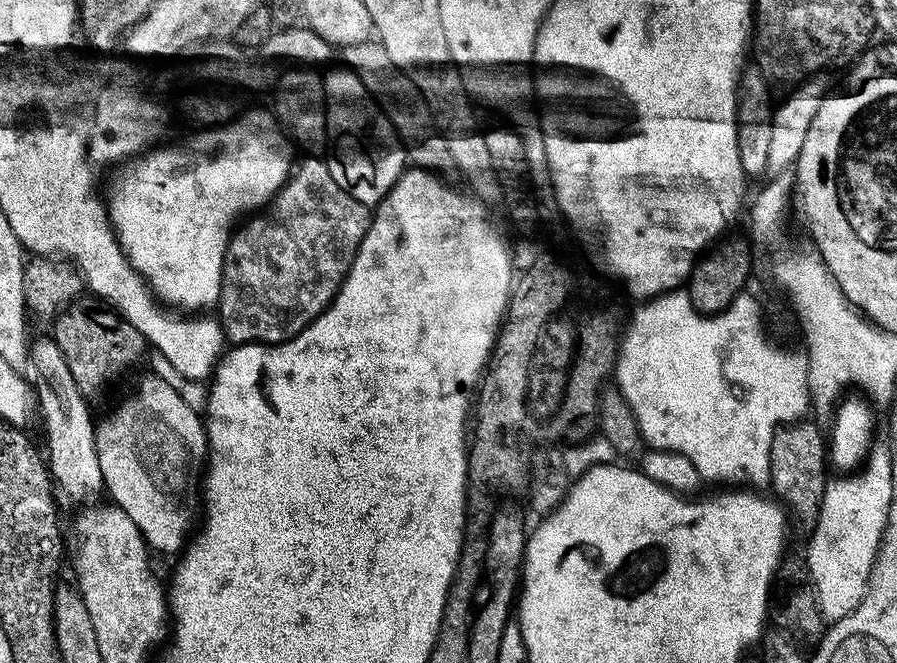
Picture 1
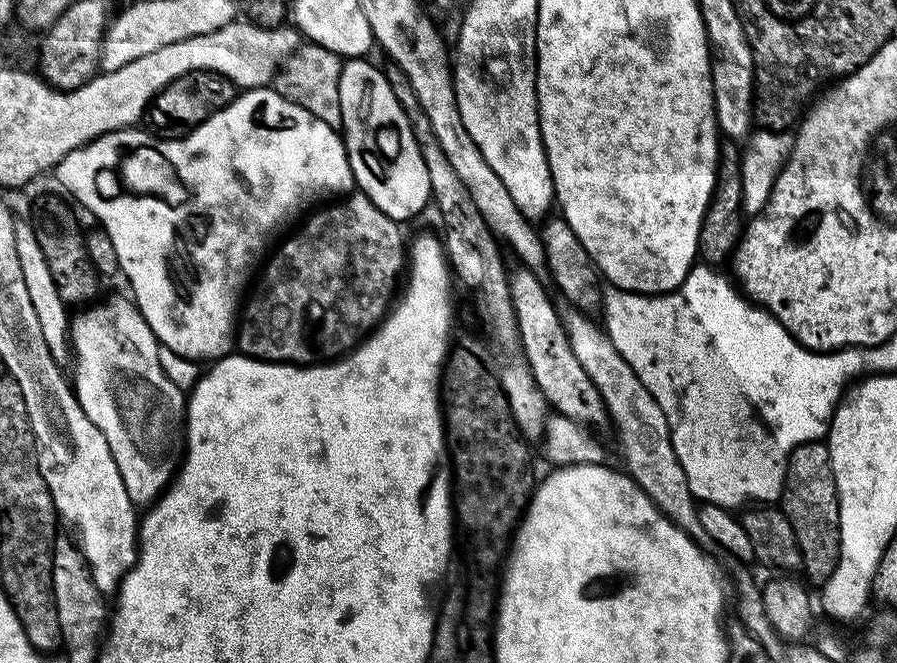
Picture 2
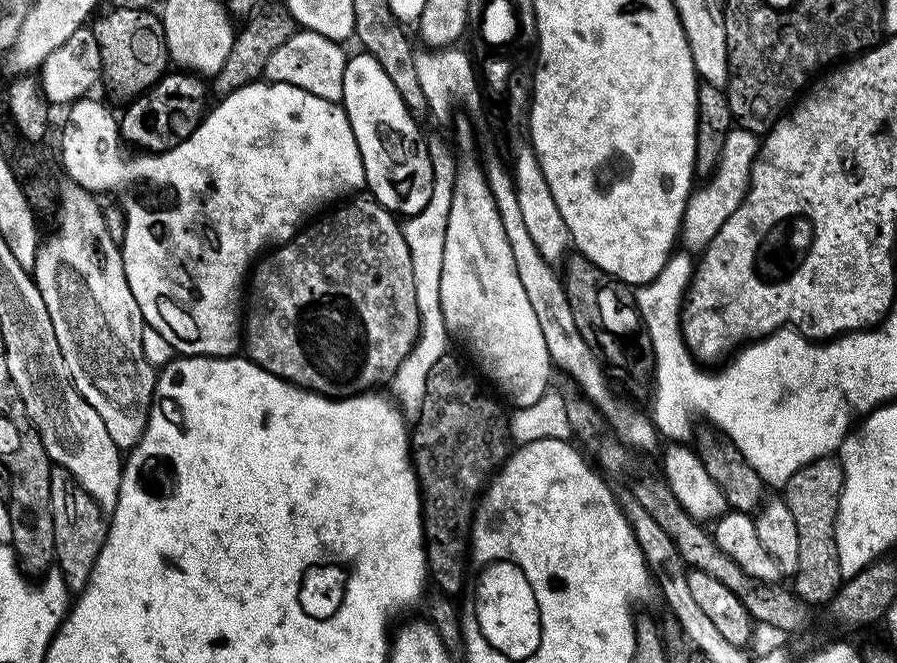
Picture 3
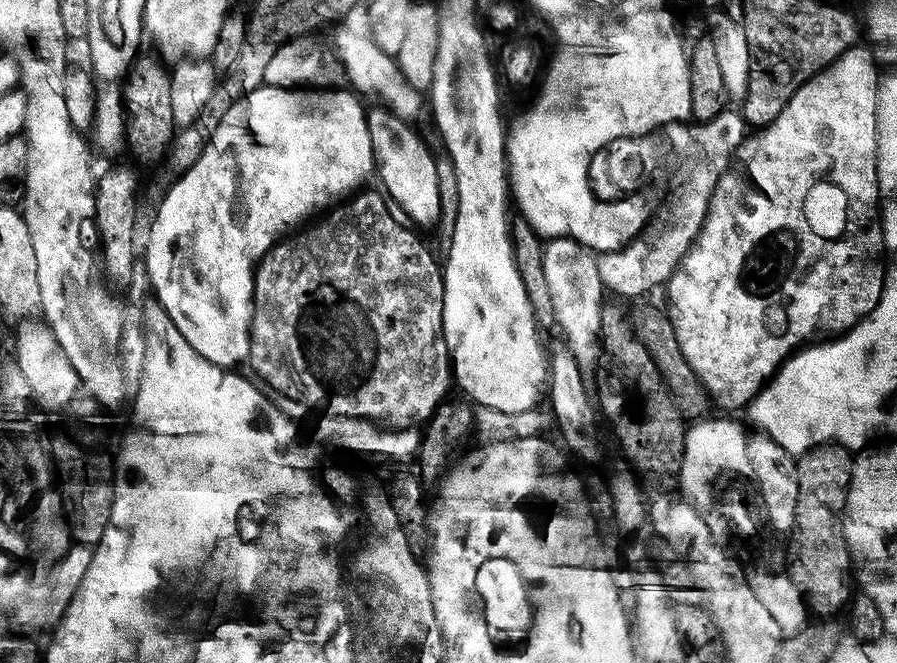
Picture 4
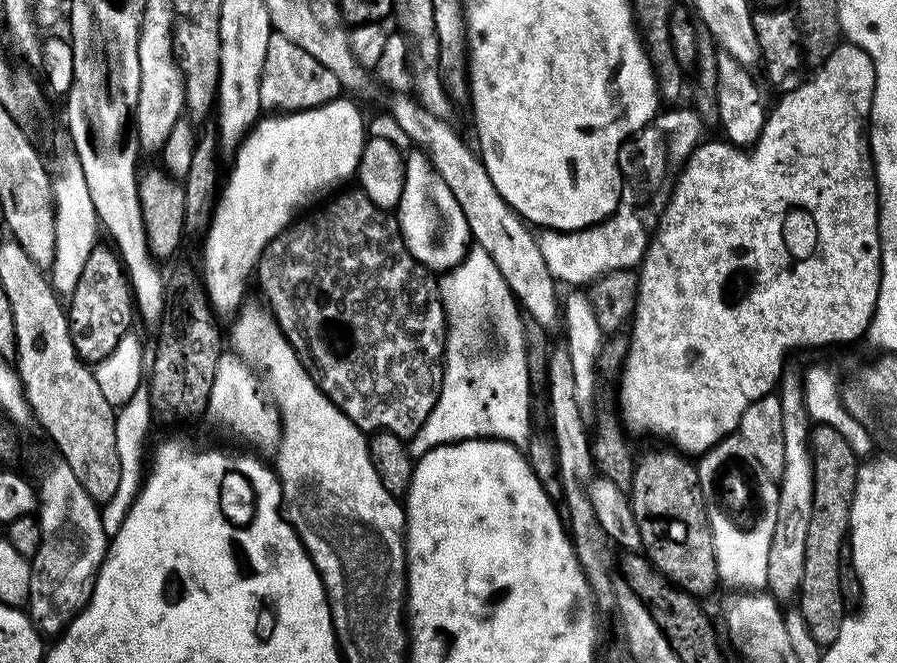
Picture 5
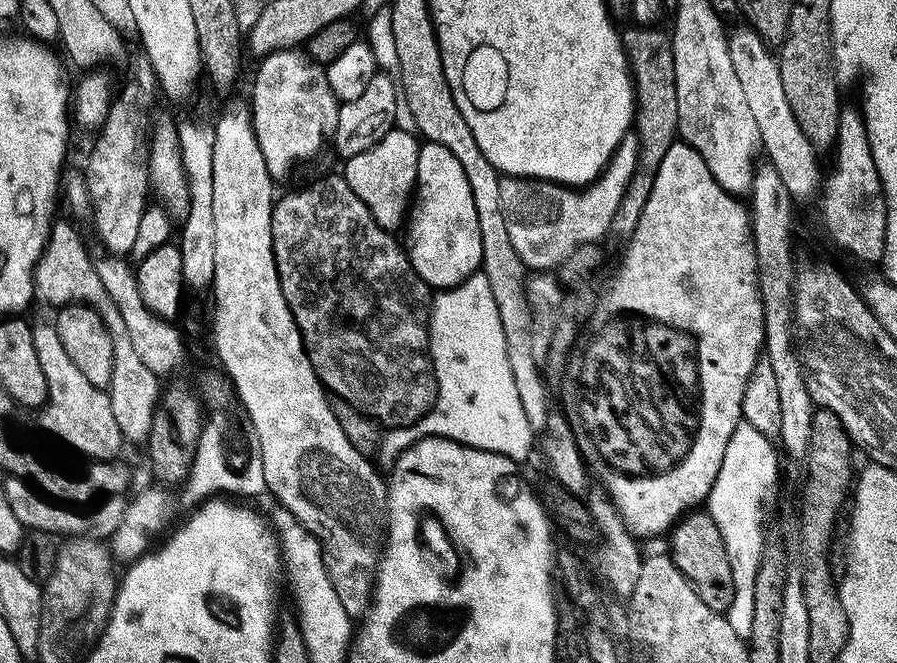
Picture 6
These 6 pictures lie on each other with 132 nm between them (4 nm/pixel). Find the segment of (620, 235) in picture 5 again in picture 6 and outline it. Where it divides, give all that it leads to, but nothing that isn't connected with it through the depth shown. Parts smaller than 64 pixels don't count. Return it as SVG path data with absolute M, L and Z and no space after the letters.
M625 138L599 178L583 190L554 184L551 180L527 180L525 176L504 176L498 186L502 216L506 222L510 242L513 243L513 248L520 255L525 267L528 270L556 270L566 258L570 258L570 254L574 254L574 250L578 250L582 245L603 241L603 236L607 237L611 233L615 212L628 192L632 176L635 175L639 163L639 143L635 139Z

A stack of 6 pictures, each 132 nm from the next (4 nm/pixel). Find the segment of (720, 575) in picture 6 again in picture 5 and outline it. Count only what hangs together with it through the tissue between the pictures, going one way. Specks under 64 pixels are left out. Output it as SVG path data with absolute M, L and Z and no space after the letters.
M676 450L671 451L648 452L635 461L630 489L632 509L634 518L638 522L640 544L644 555L673 584L679 585L697 598L702 598L713 586L716 586L715 550L712 545L714 530L712 531L708 525L708 516L704 513L706 501L700 491L697 465L687 455Z

